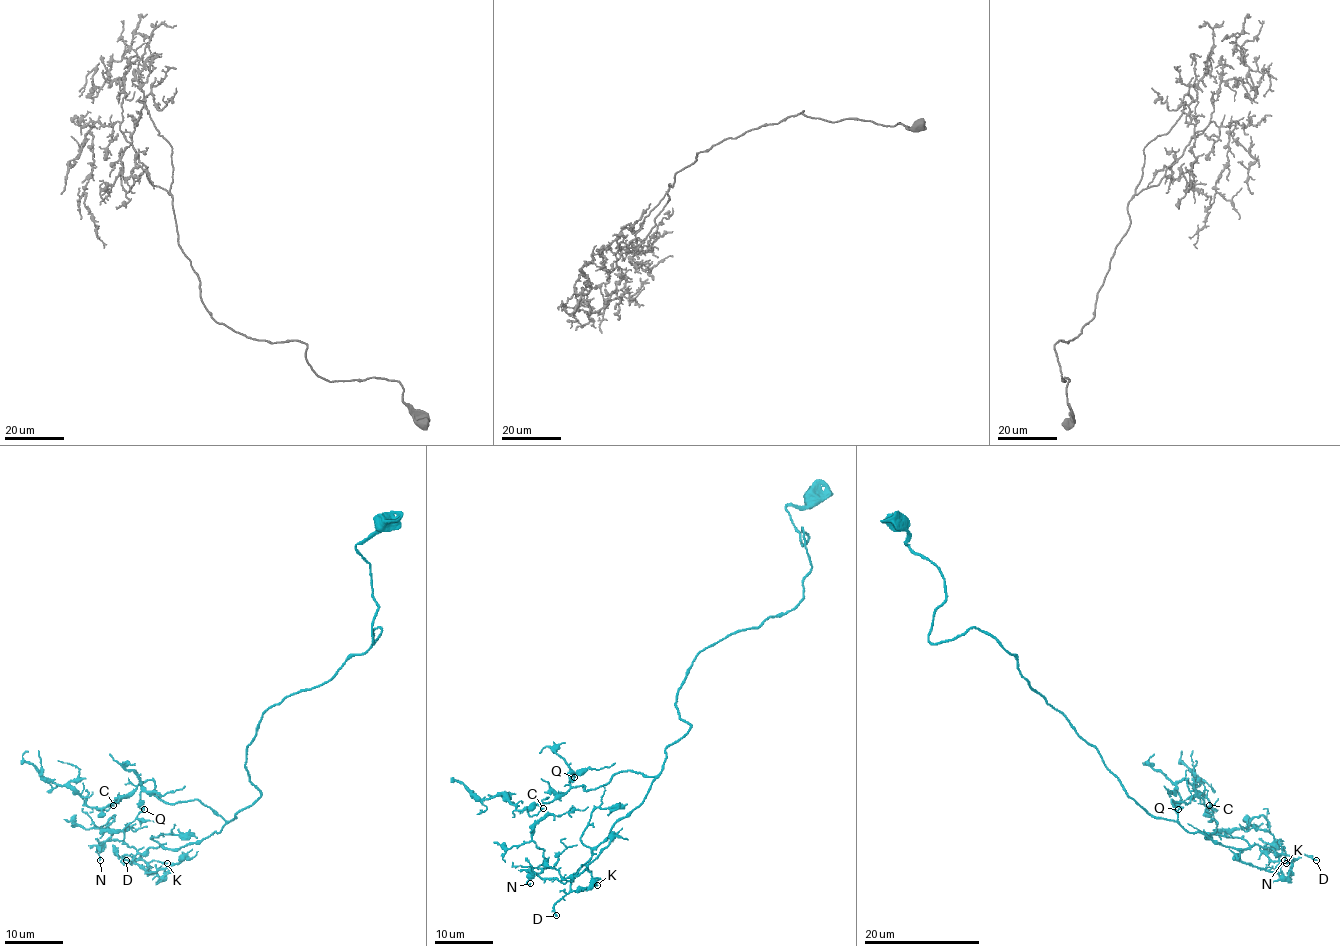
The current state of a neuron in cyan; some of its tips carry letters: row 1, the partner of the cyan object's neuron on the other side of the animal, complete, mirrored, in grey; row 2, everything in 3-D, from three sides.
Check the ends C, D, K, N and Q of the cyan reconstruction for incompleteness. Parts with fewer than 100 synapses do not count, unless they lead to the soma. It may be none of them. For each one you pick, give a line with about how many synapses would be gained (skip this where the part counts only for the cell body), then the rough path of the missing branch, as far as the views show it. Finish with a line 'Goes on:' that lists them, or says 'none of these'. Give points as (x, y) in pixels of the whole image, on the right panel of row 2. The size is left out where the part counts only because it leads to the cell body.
D: Roughly 170 synapses
Goes on: D

